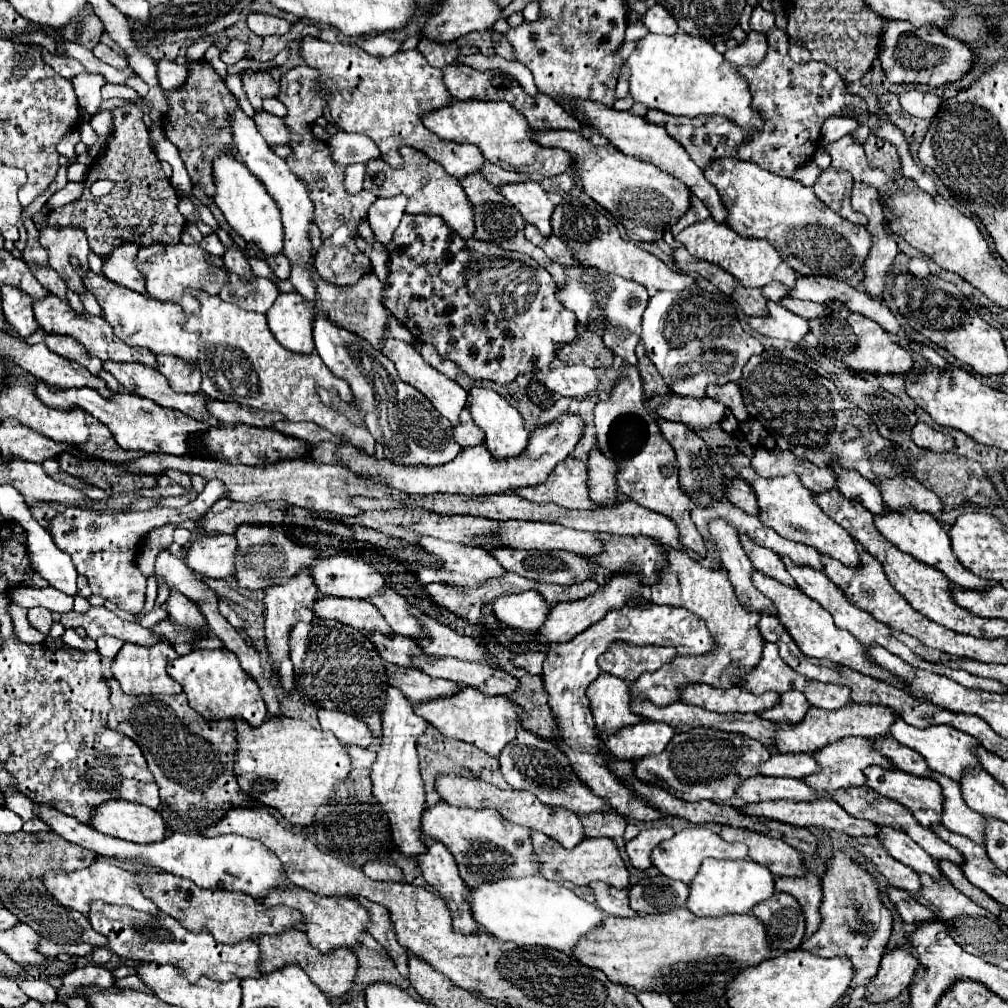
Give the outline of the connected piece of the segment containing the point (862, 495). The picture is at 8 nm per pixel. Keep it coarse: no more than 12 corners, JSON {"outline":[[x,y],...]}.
{"outline":[[833,469],[839,491],[873,515],[889,509],[879,489],[857,471]]}

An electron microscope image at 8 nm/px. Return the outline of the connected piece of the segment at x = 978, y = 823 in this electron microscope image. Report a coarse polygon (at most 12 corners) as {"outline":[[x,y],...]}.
{"outline":[[959,783],[943,787],[943,827],[985,845],[987,819],[967,807]]}

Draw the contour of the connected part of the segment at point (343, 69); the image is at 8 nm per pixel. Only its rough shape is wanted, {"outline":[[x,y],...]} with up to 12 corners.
{"outline":[[305,37],[333,123],[383,161],[423,151],[457,179],[487,163],[443,141],[425,113],[451,105],[417,49],[373,57]]}

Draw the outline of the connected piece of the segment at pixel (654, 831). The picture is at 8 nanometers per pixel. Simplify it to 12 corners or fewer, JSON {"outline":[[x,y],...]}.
{"outline":[[671,825],[643,829],[625,849],[631,865],[649,869],[653,847],[671,839]]}

